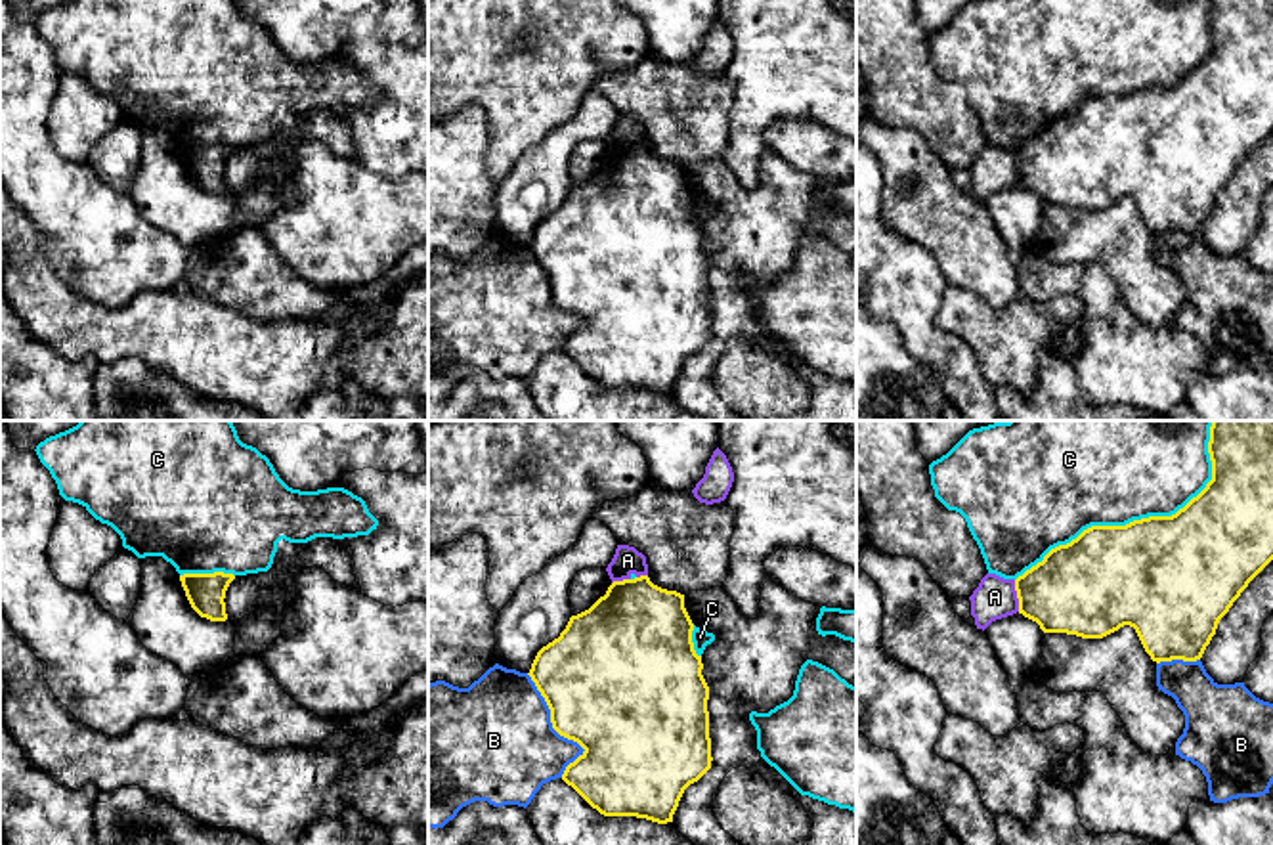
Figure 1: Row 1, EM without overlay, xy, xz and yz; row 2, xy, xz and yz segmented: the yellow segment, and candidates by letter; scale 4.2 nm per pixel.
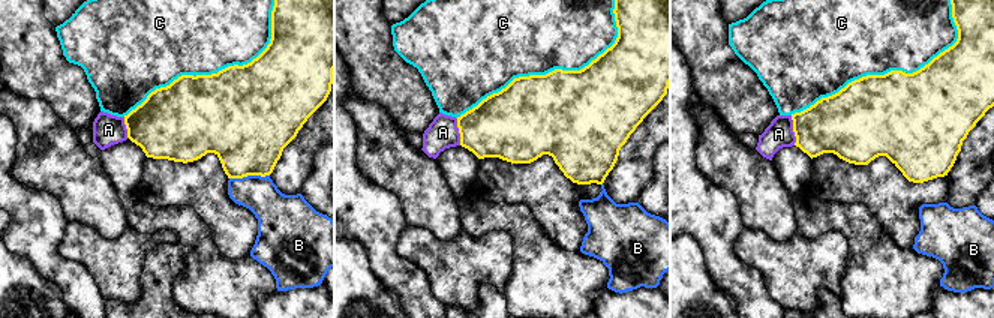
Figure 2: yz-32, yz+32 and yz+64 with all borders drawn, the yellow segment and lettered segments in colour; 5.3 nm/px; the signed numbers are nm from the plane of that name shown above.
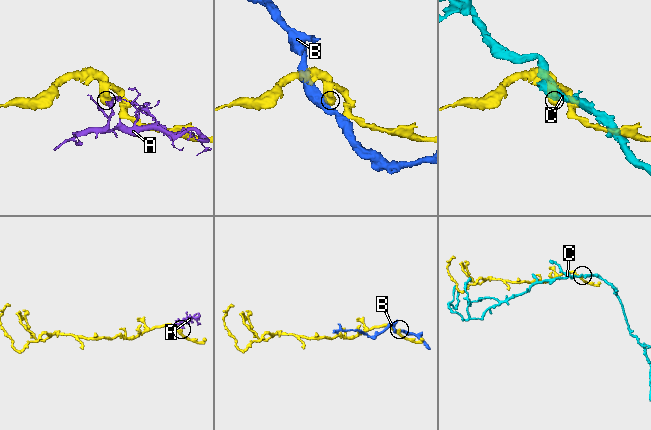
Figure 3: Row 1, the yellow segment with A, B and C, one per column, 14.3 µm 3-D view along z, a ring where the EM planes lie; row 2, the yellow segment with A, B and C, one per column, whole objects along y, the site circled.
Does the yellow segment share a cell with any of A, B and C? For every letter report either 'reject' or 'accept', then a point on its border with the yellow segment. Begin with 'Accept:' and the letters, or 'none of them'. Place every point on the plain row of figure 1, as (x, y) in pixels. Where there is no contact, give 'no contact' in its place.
Accept: none of them
A: reject | yz (1017, 167)
B: reject | xz (555, 301)
C: reject | yz (1138, 92)

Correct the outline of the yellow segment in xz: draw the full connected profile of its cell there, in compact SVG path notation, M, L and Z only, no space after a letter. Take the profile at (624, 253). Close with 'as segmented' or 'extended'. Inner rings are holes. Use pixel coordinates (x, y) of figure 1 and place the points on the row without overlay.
M640 147L614 153L531 235L552 300L585 321L562 352L604 388L673 394L684 361L711 340L709 258L692 203L684 166Z; as segmented

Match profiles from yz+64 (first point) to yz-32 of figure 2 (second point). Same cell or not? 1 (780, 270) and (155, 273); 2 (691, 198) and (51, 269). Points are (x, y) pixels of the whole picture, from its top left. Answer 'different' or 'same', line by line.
1: different
2: same

